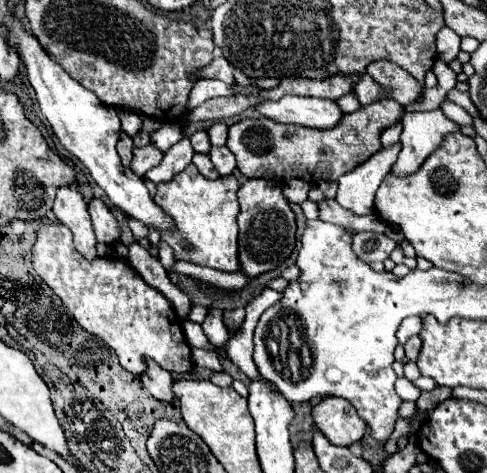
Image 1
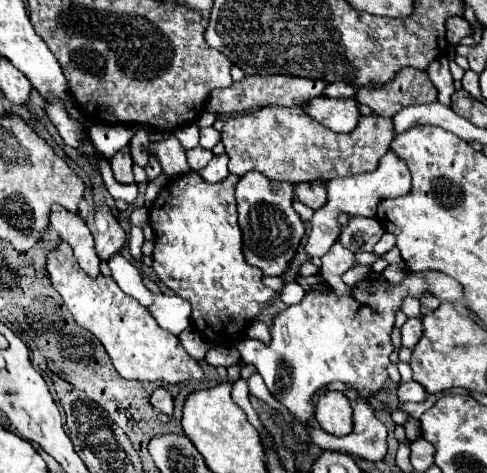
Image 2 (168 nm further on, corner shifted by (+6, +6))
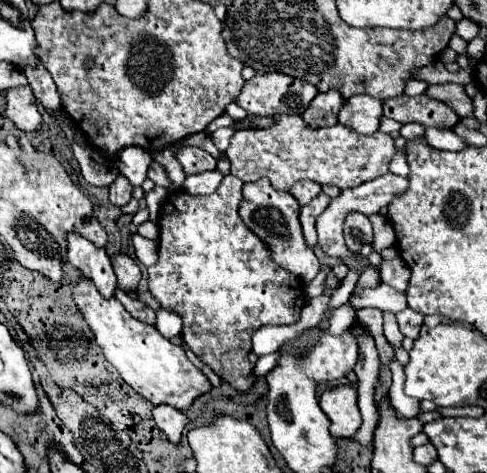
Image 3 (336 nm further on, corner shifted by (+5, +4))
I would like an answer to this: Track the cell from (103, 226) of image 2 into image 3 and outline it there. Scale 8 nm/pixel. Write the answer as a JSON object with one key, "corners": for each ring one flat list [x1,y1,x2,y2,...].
{"corners":[[115,254,111,256,111,266,115,270,115,276,117,276,117,284,121,290,127,290,127,288,137,288,139,280,141,280,141,270,139,266,135,264,135,260,127,254]]}

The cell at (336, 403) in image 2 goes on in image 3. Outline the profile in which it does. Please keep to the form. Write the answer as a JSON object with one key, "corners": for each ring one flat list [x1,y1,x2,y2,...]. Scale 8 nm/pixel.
{"corners":[[339,384,327,388,319,404,327,418,331,420,331,436,335,438,353,438,361,424,361,414,357,408,357,388,351,384]]}

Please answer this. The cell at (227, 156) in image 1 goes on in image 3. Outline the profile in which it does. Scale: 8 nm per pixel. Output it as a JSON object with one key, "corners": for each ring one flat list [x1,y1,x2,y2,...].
{"corners":[[207,170,207,172,201,172,201,174,193,174,193,176,187,176,187,180,183,182,183,188,189,192,189,194,211,194,217,190,217,186,221,184,223,180,223,174,219,170]]}

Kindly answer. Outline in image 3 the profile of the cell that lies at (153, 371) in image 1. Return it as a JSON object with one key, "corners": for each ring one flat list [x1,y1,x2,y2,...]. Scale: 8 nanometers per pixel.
{"corners":[[161,404,161,406,155,406,153,408,153,418,155,418,159,430,167,436,167,440,173,442,173,444,179,444,181,434,183,434,183,428,189,422,181,414,181,410,177,410,173,406,167,406,167,404]]}

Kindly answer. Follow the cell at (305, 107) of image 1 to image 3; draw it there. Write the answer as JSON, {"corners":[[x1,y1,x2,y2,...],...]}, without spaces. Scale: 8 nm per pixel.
{"corners":[[367,94,351,96,343,100,343,106,337,114,337,120,359,134,371,134,379,130,379,120,383,116,381,100,375,100]]}

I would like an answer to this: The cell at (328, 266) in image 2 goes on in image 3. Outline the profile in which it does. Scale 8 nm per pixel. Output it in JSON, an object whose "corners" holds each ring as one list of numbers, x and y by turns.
{"corners":[[349,302,339,306,339,308,333,308,331,314,329,314,329,332,339,334,339,332,347,330,353,324,355,318,357,318,355,310,353,310,353,306]]}

